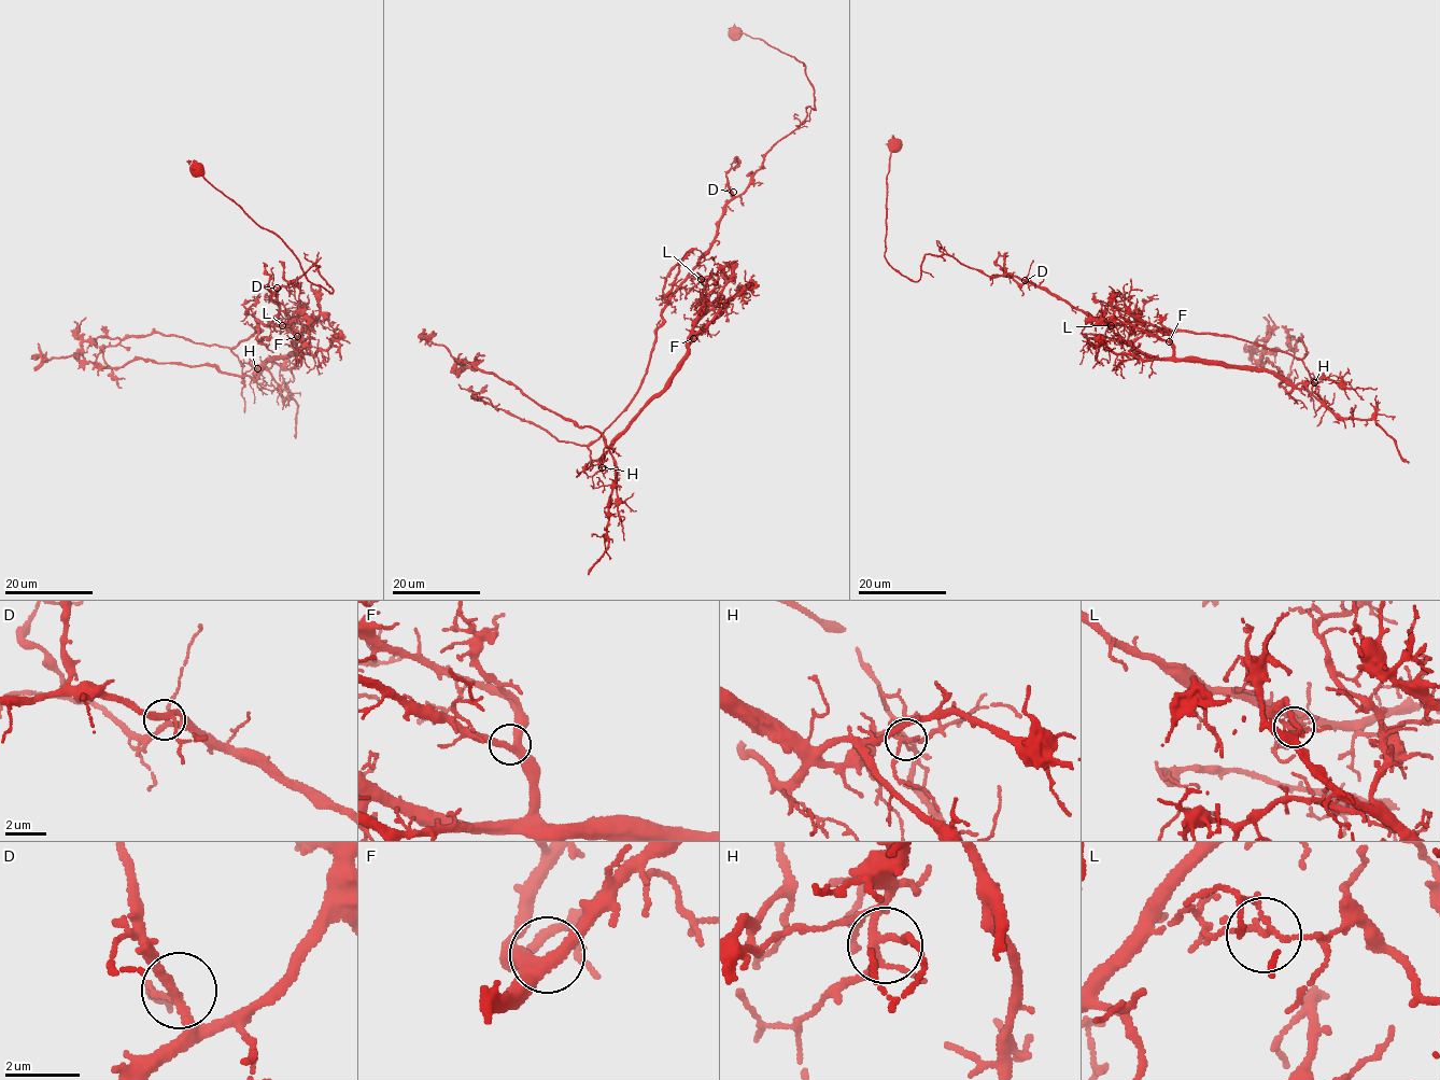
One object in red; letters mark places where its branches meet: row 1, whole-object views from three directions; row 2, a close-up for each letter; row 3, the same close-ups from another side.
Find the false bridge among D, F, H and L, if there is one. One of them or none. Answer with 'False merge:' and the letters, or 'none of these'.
False merge: L

